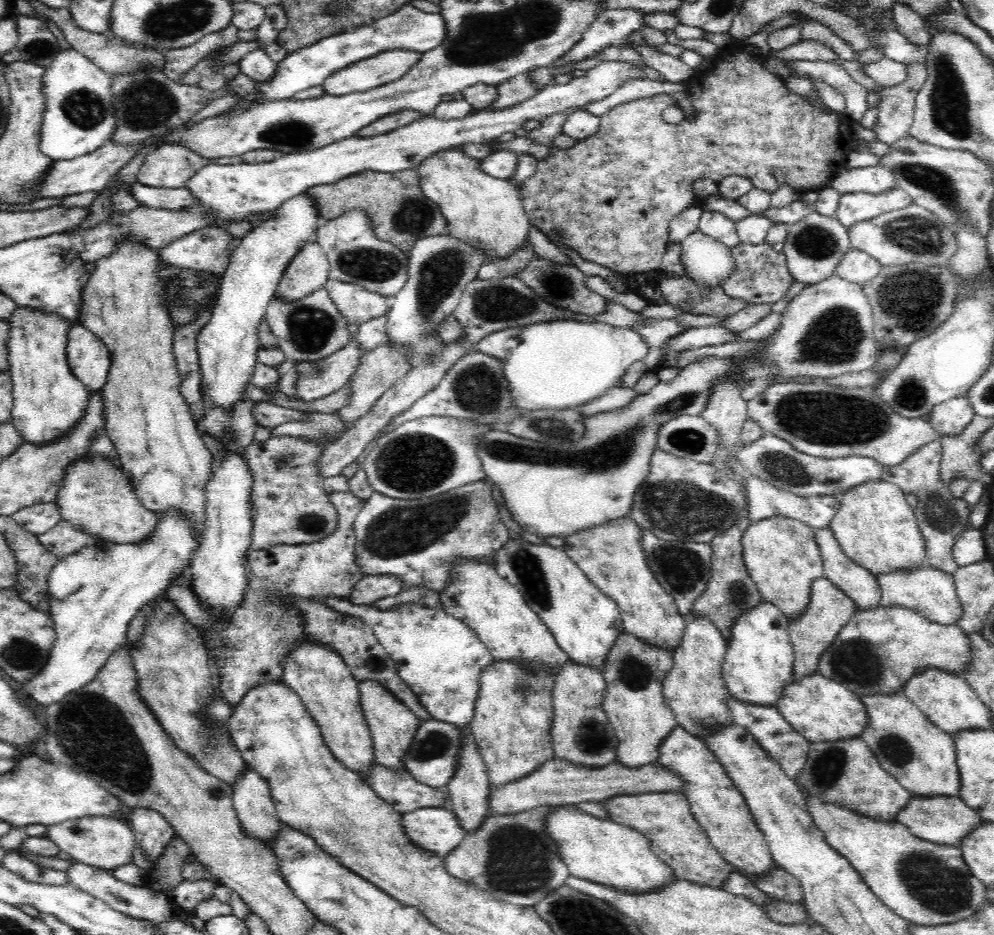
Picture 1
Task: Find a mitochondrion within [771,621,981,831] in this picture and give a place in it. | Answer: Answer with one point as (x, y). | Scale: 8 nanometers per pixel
(855, 661)

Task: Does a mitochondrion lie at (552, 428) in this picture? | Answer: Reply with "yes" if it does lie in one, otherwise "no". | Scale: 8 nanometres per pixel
yes

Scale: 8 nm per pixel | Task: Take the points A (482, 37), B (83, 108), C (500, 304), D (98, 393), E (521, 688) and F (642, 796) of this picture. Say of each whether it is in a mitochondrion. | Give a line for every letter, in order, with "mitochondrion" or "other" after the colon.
A: mitochondrion
B: mitochondrion
C: mitochondrion
D: other
E: mitochondrion
F: other

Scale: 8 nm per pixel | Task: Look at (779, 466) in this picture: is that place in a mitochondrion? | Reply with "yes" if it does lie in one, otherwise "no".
yes

